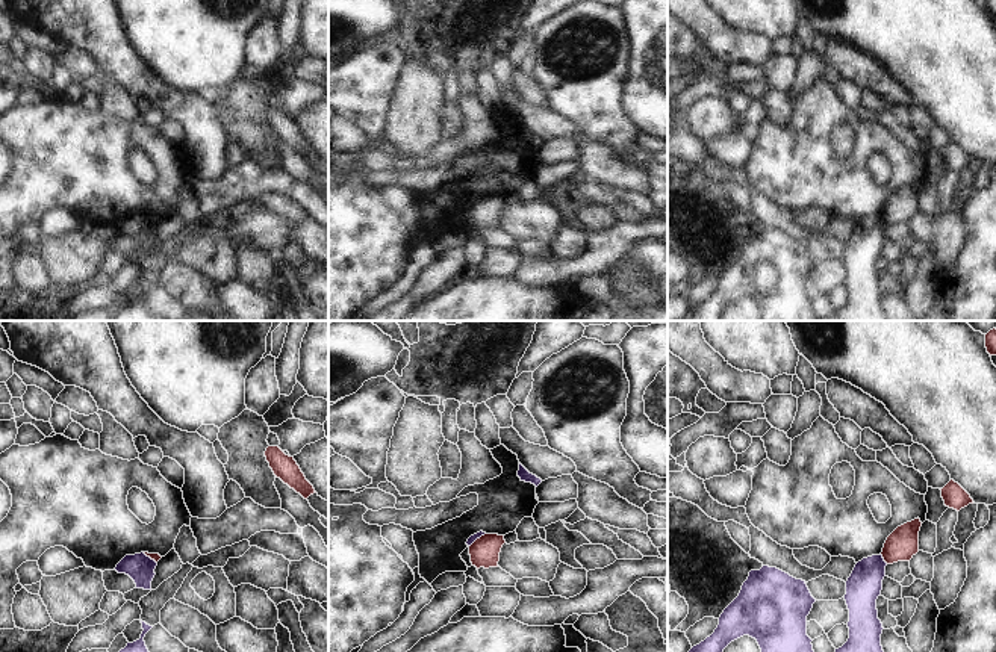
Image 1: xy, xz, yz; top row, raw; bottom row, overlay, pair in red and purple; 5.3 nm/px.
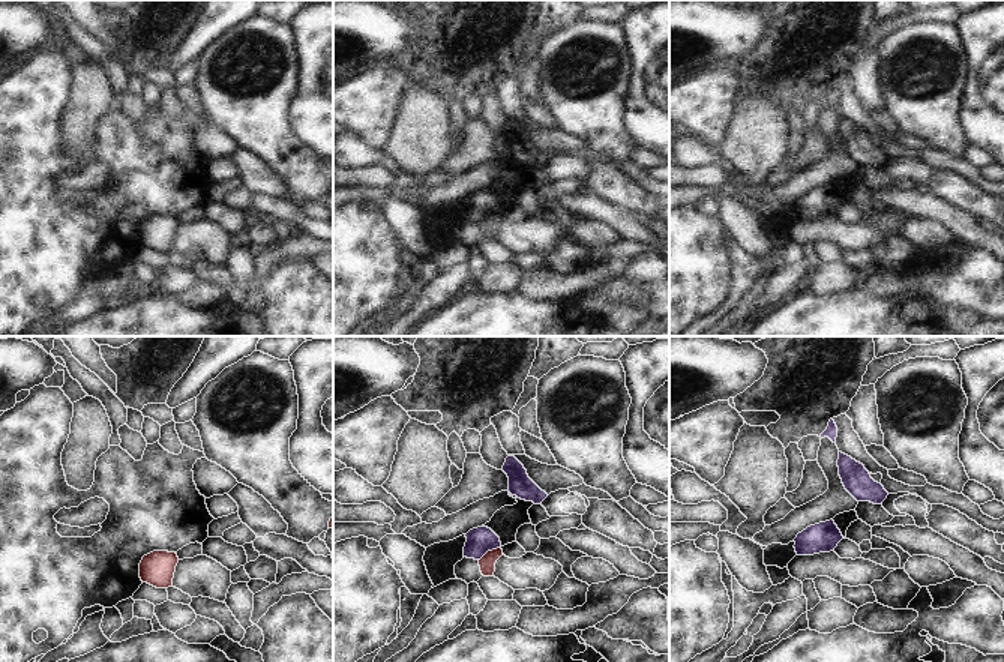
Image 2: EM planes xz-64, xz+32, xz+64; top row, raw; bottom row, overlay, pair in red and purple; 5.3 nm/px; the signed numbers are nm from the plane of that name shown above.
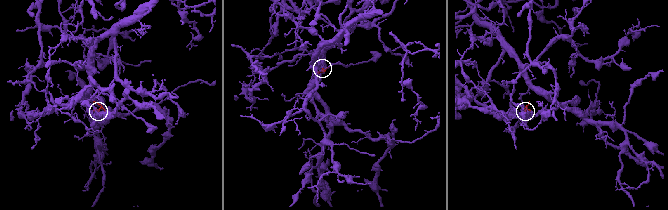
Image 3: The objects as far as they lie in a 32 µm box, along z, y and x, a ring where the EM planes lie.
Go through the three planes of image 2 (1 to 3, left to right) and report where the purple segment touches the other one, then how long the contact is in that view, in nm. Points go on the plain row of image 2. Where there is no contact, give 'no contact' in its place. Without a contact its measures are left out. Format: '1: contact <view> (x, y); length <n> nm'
1: no contact
2: contact xz+32 (489, 215); length 150 nm
3: no contact

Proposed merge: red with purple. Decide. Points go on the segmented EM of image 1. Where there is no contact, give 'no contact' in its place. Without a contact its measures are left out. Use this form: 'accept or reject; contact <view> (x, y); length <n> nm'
reject; contact yz (883, 557); length 70 nm

